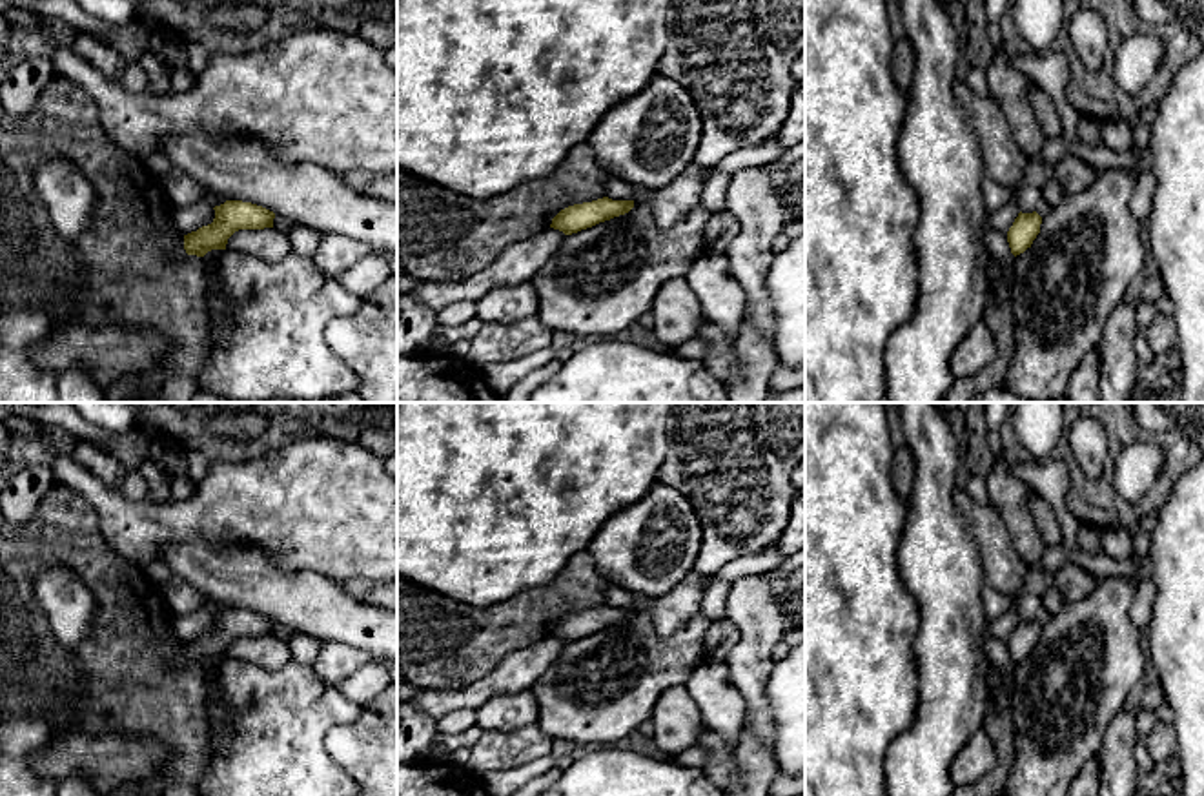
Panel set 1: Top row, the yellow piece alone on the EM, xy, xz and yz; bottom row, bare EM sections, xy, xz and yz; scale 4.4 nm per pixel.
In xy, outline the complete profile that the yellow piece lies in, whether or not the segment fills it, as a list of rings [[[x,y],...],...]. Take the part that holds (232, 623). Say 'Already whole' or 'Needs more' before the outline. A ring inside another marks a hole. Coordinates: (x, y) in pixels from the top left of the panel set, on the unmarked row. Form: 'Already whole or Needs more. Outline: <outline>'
Already whole. Outline: [[[226,608],[213,617],[211,632],[184,643],[188,663],[204,665],[211,658],[226,658],[228,647],[239,638],[273,636],[275,621],[251,610]]]

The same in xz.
Already whole. Outline: [[[603,605],[592,610],[574,612],[561,617],[552,627],[550,636],[559,638],[565,643],[572,643],[581,638],[592,636],[599,630],[625,623],[632,616],[634,616],[634,608],[612,608],[608,605]]]

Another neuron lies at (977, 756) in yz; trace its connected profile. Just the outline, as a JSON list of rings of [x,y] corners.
[[[984,729],[958,750],[951,761],[949,774],[954,785],[973,785],[993,769],[996,750]]]

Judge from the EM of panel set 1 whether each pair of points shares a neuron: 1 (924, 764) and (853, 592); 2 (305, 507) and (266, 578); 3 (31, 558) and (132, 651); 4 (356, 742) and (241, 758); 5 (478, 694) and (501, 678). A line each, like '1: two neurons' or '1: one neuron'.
1: two neurons
2: two neurons
3: one neuron
4: two neurons
5: one neuron

